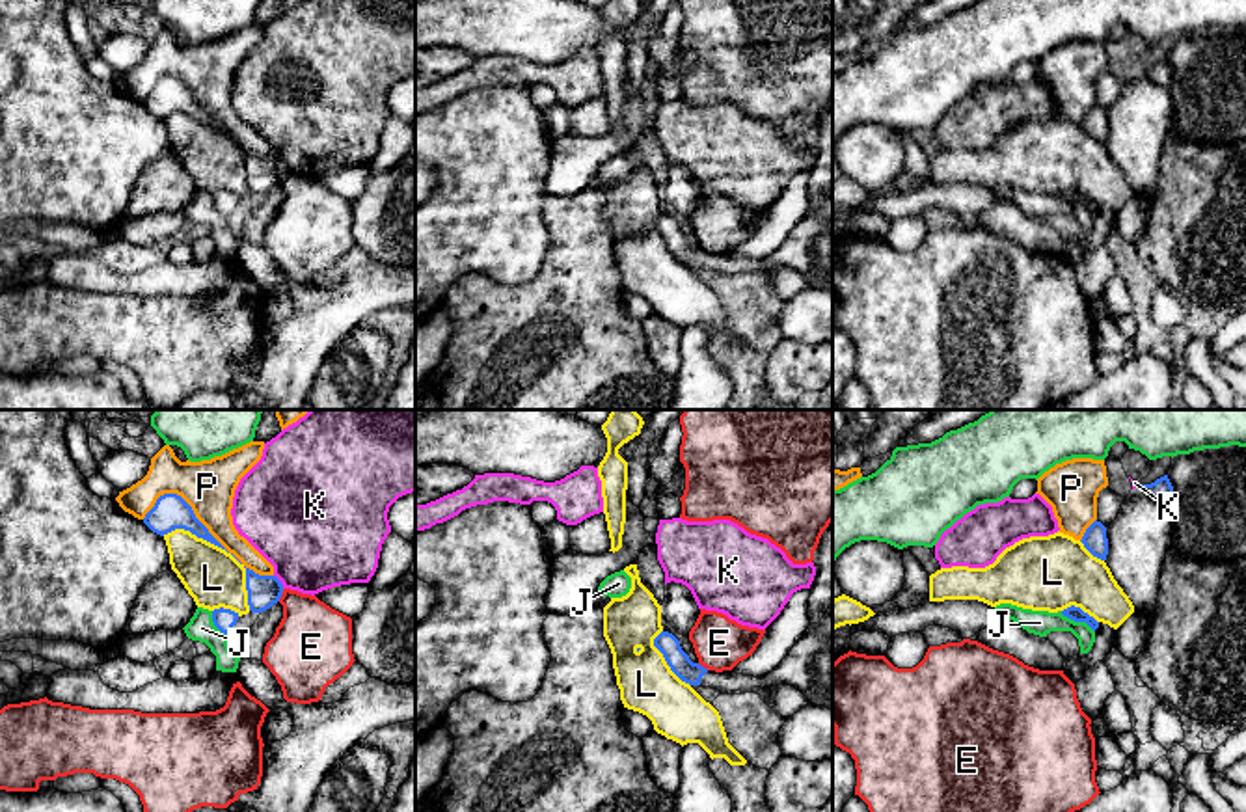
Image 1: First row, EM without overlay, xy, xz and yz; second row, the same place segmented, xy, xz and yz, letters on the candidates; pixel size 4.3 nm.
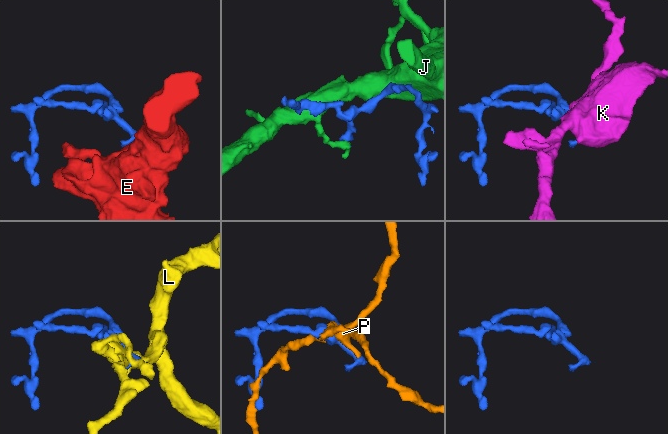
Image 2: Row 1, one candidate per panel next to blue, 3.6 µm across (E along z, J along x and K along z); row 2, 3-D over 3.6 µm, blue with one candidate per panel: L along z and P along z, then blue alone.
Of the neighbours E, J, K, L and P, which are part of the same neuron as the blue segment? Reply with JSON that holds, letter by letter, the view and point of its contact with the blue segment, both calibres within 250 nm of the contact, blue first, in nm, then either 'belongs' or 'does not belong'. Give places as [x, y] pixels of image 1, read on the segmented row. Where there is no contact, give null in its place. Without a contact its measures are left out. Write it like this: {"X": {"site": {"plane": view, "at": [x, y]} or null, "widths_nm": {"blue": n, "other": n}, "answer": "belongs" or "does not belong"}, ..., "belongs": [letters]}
{"E": {"site": {"plane": "xy", "at": [282, 593]}, "widths_nm": {"blue": 140, "other": 320}, "answer": "does not belong"}, "J": {"site": {"plane": "yz", "at": [1077, 621]}, "widths_nm": {"blue": 60, "other": 110}, "answer": "belongs"}, "K": {"site": {"plane": "xy", "at": [280, 581]}, "widths_nm": {"blue": 140, "other": 460}, "answer": "does not belong"}, "L": {"site": {"plane": "xy", "at": [224, 548]}, "widths_nm": {"blue": 130, "other": 240}, "answer": "does not belong"}, "P": {"site": {"plane": "xy", "at": [203, 526]}, "widths_nm": {"blue": 150, "other": 220}, "answer": "does not belong"}, "belongs": ["J"]}

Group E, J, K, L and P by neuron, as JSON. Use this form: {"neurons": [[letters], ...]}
{"neurons": [["E"], ["J"], ["K"], ["L"], ["P"]]}

